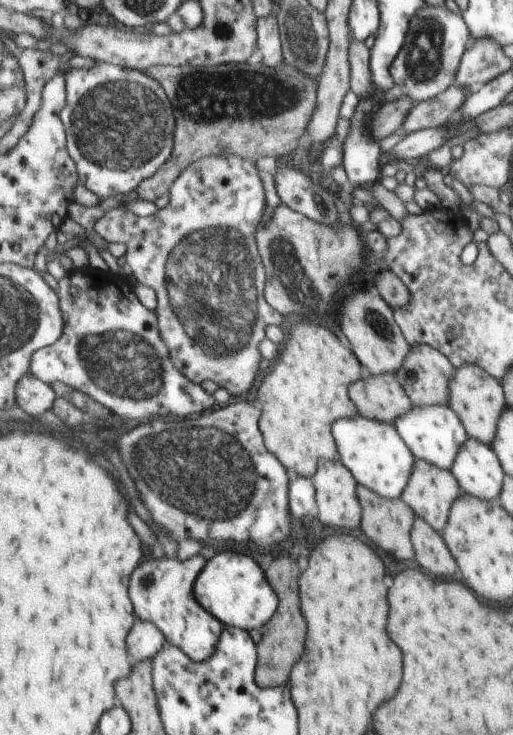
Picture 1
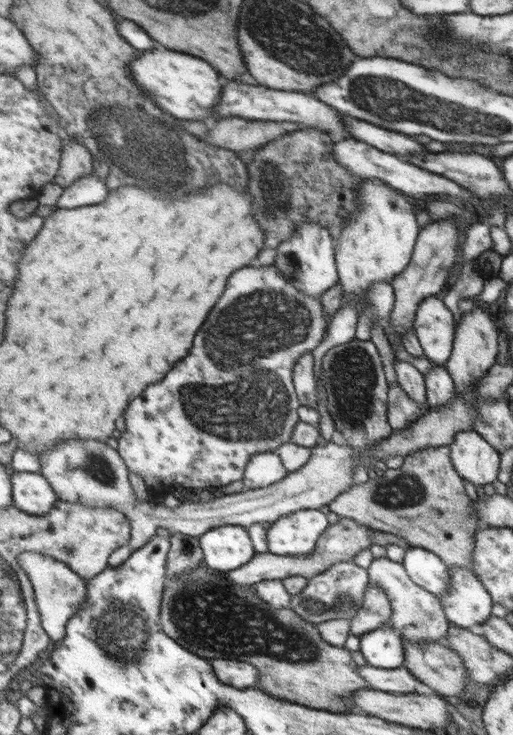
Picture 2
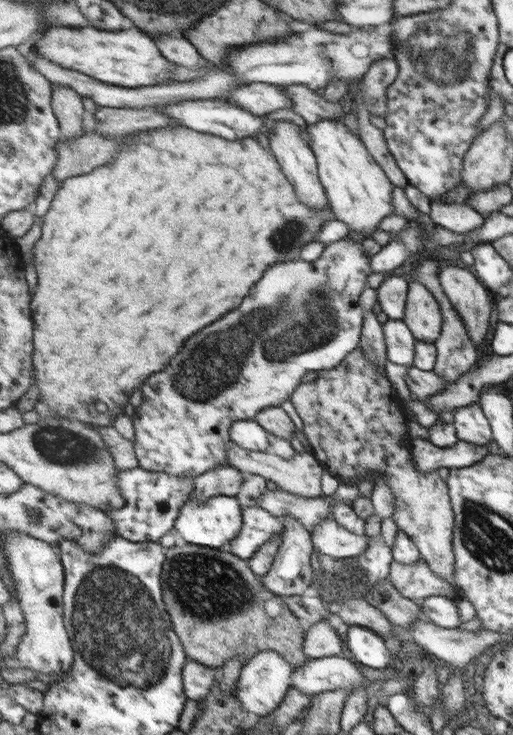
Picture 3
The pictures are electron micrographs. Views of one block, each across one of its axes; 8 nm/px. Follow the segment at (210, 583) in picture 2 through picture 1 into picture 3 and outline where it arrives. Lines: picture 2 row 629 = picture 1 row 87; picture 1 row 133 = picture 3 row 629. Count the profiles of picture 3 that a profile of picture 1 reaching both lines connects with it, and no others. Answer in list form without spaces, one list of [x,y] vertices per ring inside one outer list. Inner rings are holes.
[[[191,544],[173,546],[167,549],[162,579],[165,604],[191,661],[221,671],[234,659],[247,665],[256,654],[275,650],[294,670],[310,662],[310,657],[305,653],[305,628],[299,624],[299,618],[291,612],[291,608],[287,607],[284,597],[261,585],[261,579],[253,572],[249,560],[233,554],[229,549]]]

